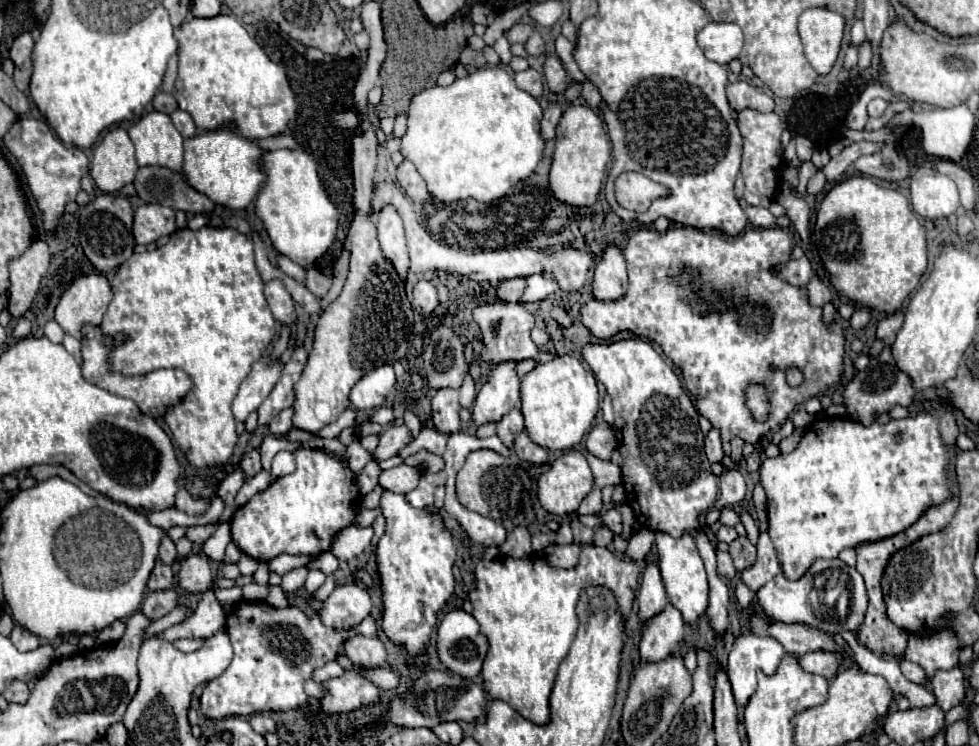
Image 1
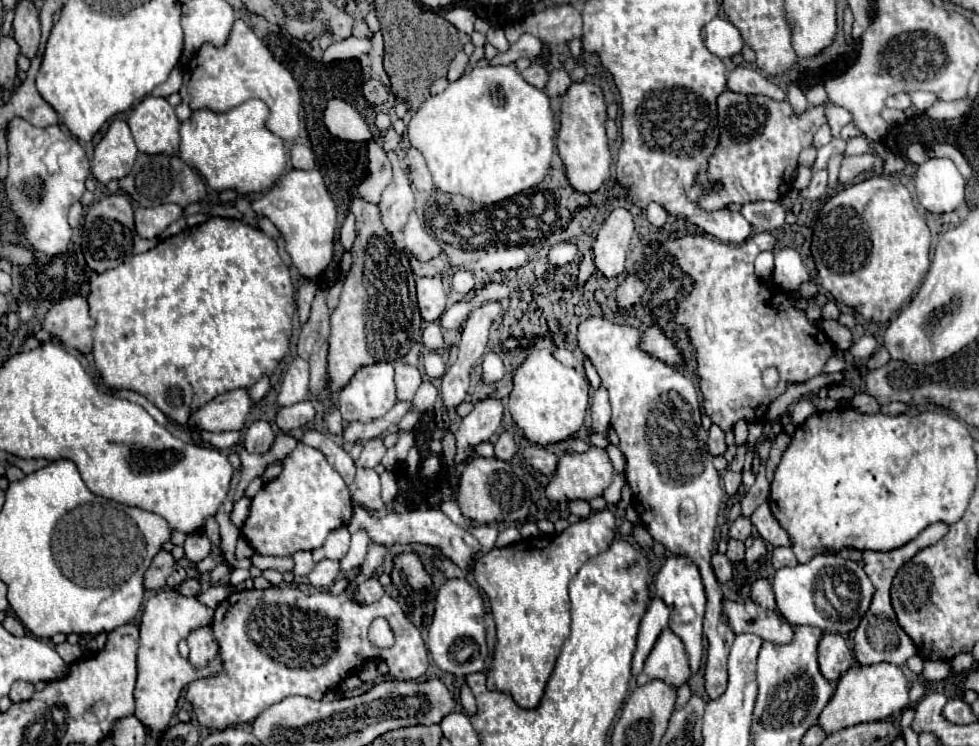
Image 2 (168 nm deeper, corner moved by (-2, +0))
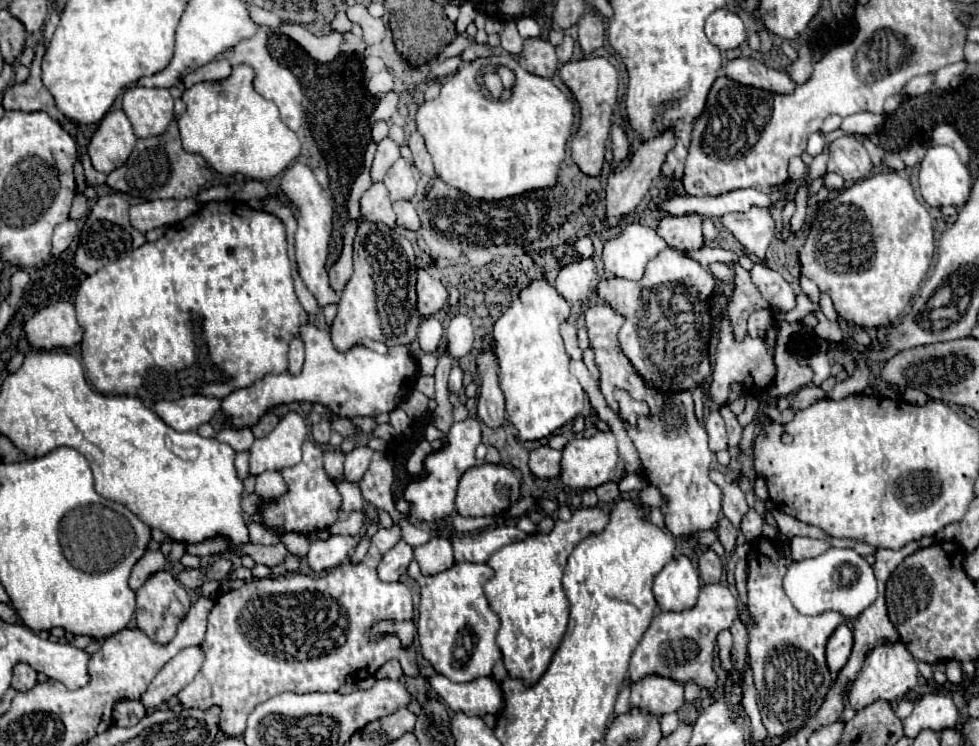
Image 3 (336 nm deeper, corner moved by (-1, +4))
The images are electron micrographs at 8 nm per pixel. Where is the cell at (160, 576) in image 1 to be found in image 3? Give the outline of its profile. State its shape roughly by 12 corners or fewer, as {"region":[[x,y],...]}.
{"region":[[185,569],[177,579],[189,589],[203,585],[199,569]]}

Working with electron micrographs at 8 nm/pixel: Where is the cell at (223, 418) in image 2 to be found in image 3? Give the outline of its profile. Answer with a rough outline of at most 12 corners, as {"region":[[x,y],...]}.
{"region":[[189,395],[157,401],[153,411],[175,431],[195,431],[219,399]]}

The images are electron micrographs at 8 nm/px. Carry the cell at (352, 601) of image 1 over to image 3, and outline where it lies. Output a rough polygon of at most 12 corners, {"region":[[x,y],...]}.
{"region":[[403,539],[379,563],[383,581],[399,581],[413,561]]}

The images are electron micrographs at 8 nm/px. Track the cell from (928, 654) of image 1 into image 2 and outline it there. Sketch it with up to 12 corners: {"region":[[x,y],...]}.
{"region":[[924,661],[922,677],[942,681],[950,675],[950,661]]}

